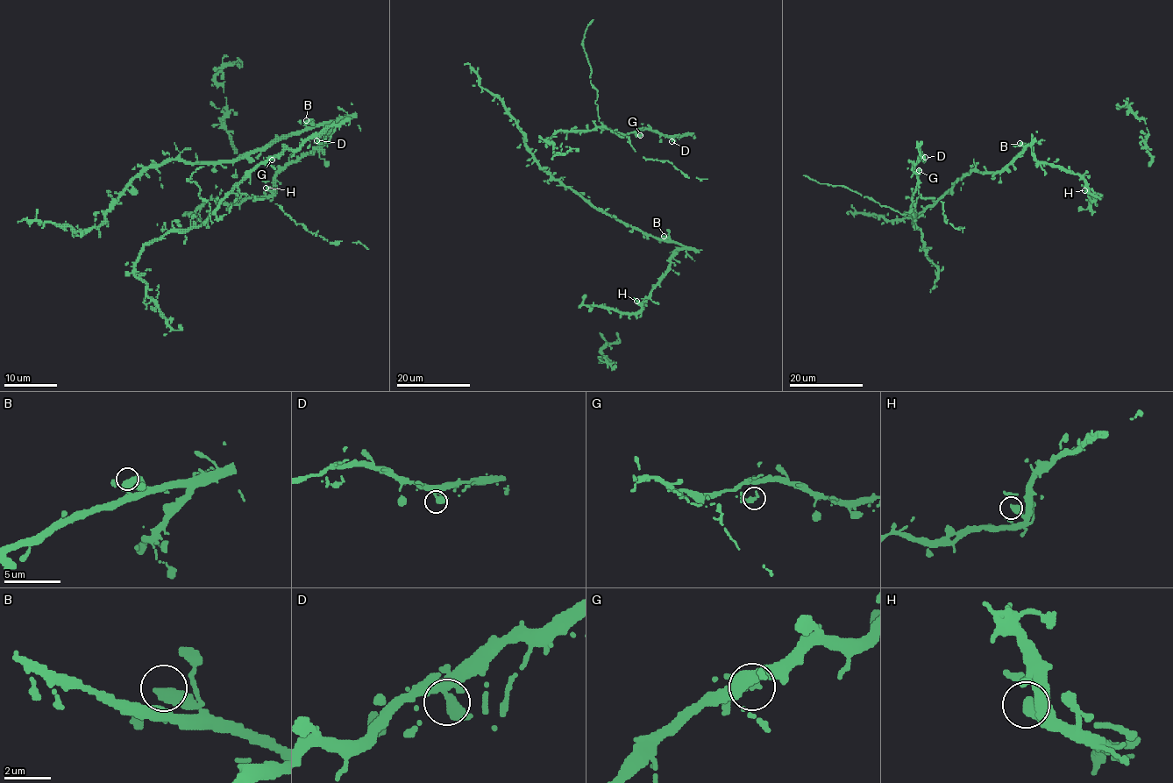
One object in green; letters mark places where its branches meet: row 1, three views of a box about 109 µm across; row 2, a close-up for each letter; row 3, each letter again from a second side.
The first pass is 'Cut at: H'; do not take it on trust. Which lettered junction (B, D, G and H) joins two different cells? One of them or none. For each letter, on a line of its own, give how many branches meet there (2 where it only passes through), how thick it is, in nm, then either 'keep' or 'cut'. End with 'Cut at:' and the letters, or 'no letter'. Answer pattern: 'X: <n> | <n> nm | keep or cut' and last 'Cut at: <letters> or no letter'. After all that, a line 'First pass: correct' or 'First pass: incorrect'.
B: 1 | 600 nm | keep
D: 1 | 500 nm | keep
G: 1 | 440 nm | keep
H: 1 | 440 nm | keep
Cut at: no letter
First pass: incorrect

